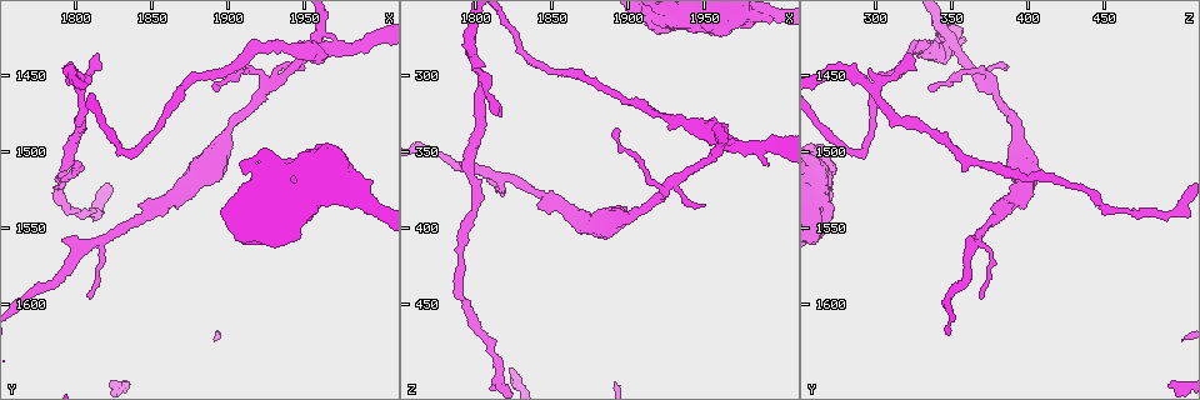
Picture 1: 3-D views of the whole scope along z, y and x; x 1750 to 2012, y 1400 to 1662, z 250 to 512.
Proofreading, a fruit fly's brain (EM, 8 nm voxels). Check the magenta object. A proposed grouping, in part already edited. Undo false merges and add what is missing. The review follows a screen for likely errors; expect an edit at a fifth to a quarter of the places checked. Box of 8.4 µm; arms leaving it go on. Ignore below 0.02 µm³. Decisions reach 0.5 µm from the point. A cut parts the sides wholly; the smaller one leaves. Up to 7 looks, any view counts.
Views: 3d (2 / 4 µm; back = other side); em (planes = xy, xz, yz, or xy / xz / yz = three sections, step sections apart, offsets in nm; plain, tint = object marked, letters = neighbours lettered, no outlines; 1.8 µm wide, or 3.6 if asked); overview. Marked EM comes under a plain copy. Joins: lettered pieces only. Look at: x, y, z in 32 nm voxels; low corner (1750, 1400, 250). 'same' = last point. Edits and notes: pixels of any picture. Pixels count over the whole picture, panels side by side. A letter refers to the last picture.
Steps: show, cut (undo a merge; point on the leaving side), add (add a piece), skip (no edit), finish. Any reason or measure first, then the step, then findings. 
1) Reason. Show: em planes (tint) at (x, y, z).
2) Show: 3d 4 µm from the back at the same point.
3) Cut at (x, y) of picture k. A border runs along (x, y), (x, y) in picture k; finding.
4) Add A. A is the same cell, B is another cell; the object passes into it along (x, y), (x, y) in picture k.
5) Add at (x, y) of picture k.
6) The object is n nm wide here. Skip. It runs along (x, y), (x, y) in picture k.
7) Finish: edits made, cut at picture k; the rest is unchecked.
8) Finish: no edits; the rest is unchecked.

Abrupt turn. Show: 3d 2 µm at (1840, 1500, 290).

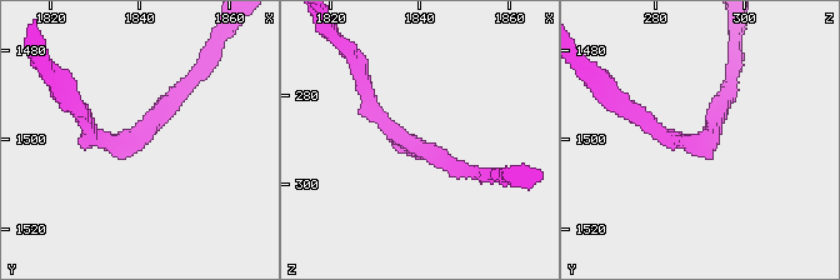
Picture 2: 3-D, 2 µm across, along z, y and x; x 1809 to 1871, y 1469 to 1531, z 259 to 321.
Need the tissue. Show: em xz step 16 (letters) at (1839, 1499, 291).

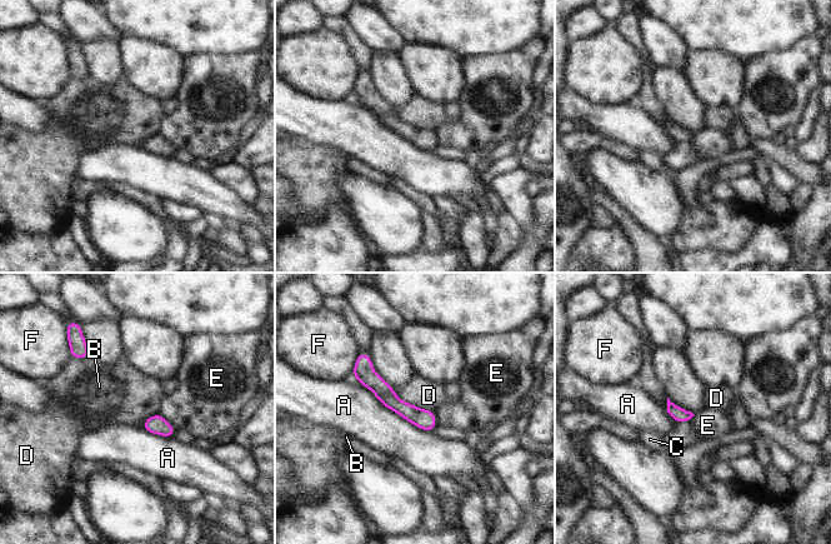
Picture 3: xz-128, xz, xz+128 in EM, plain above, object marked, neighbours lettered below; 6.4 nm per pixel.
Skip. A, B, C, D, E and F are other cells; it runs along (358, 365), (399, 407), (432, 423) in picture 3; one cell here.

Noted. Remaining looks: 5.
Four or more arms meet. Show: em yz step 8 (tint) at (1960, 1430, 344).

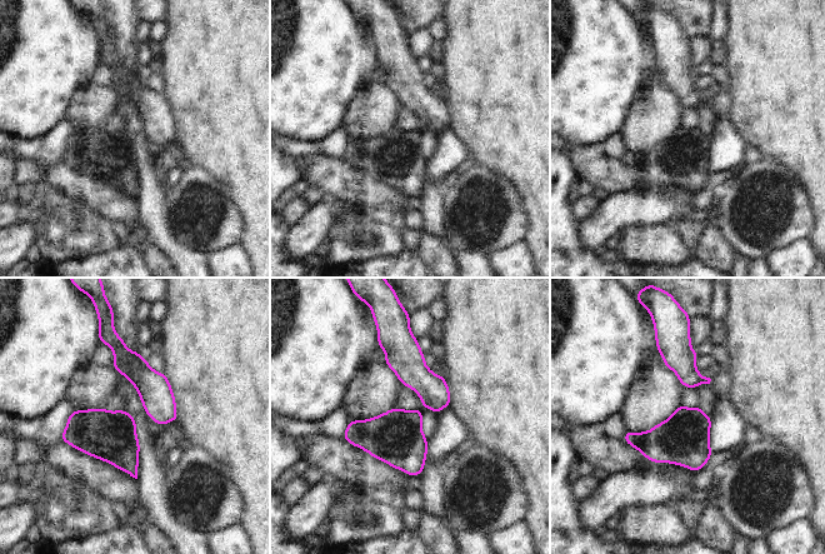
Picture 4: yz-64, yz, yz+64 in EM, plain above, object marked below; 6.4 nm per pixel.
Cut it another way. Show: em planes (tint) at the same point.

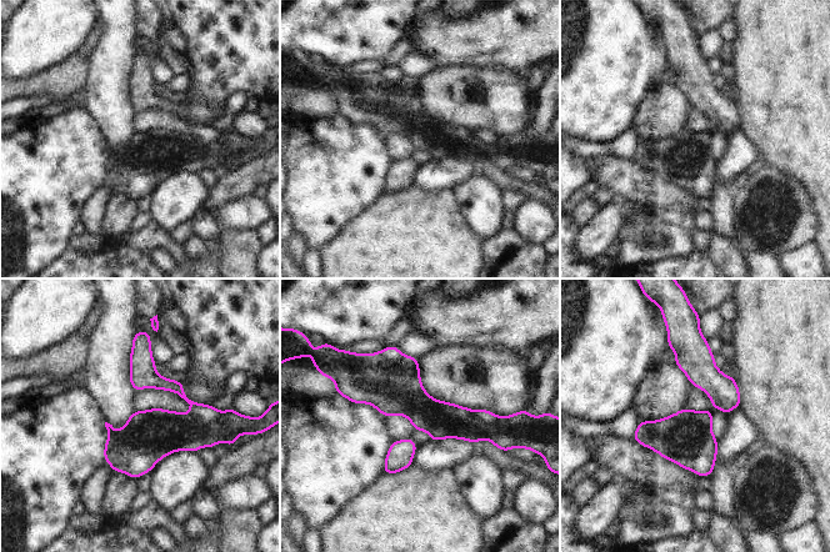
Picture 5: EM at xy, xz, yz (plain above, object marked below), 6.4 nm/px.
See the neighbours. Show: em planes (letters) at the same point.

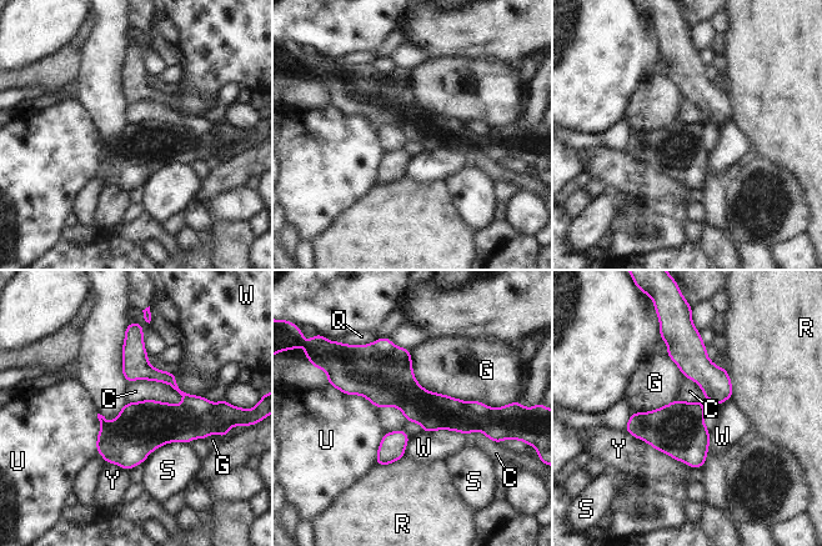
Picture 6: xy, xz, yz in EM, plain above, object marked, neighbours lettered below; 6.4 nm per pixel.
Cut at (199, 405) of picture 6. C, G, Q, R, S, U, W and Y are other cells; a border runs along (183, 404), (195, 415), (214, 404) in picture 6; a second cell is stuck on.

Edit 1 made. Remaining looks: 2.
Finish: edits made, cut at picture 6; the rest is unchecked.

